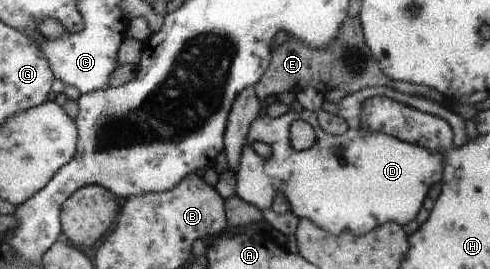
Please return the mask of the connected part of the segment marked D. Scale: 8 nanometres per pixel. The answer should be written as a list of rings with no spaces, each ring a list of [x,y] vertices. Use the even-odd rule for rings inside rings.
[[[392,87],[365,88],[347,94],[339,103],[328,100],[322,103],[323,111],[343,117],[347,122],[347,133],[339,137],[327,135],[319,126],[317,113],[307,109],[301,112],[290,109],[277,118],[264,113],[253,119],[235,172],[237,196],[263,212],[272,207],[276,195],[281,193],[289,204],[289,211],[295,213],[298,219],[309,219],[335,235],[347,231],[351,231],[353,235],[365,235],[387,221],[395,221],[399,225],[411,223],[421,211],[431,185],[442,181],[443,161],[435,151],[427,151],[423,147],[419,149],[417,145],[399,141],[385,133],[361,135],[361,107],[367,99],[375,96],[392,99],[407,107],[419,107],[419,111],[424,114],[446,121],[452,129],[455,147],[464,146],[470,141],[465,131],[465,119],[448,105],[425,97],[413,97],[410,93],[398,92]],[[297,119],[307,121],[315,131],[315,145],[311,149],[298,151],[291,145],[289,127]],[[253,141],[267,144],[271,148],[270,157],[264,158],[257,154],[250,146]]]

